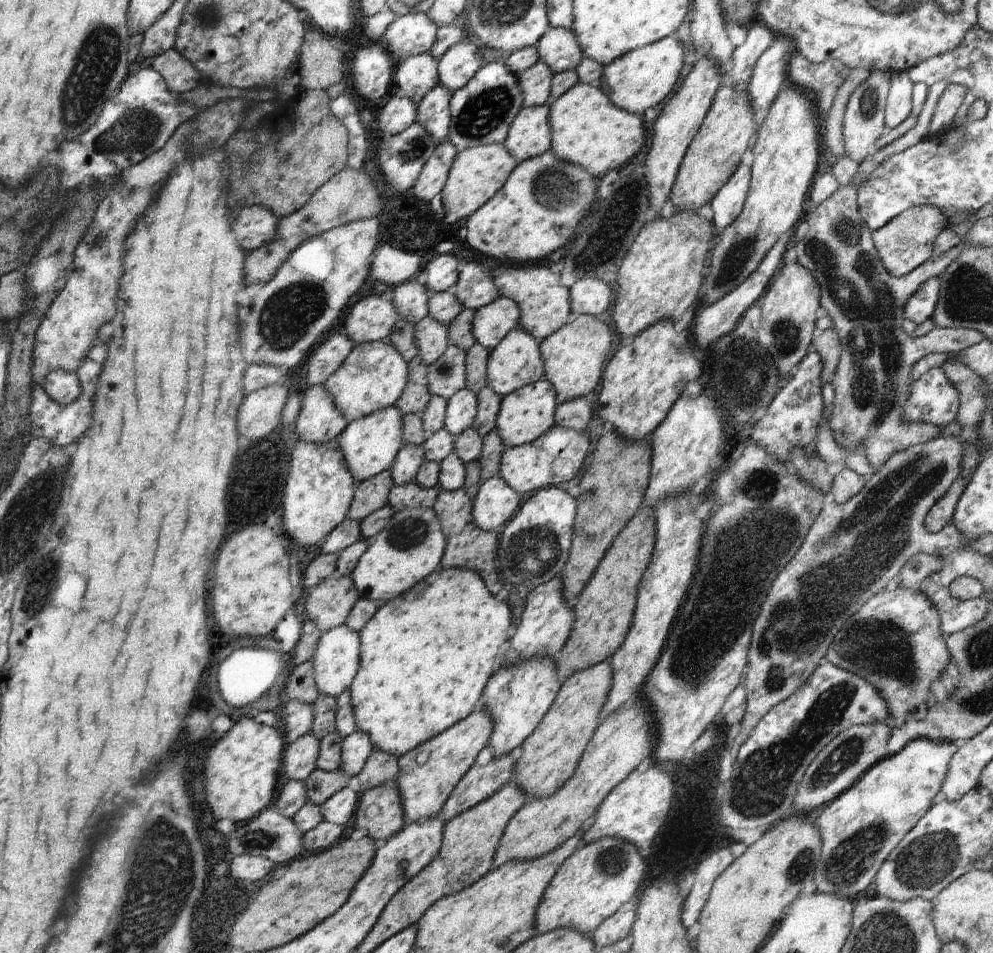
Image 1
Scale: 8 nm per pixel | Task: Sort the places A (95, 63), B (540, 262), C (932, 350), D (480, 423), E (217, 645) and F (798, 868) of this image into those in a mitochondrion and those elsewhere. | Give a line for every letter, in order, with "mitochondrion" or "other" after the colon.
A: mitochondrion
B: other
C: other
D: other
E: other
F: mitochondrion

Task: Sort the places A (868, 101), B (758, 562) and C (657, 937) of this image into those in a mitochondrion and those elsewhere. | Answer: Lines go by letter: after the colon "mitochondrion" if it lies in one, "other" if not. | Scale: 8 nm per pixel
A: mitochondrion
B: other
C: other

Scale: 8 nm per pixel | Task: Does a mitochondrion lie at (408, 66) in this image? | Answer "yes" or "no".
no

